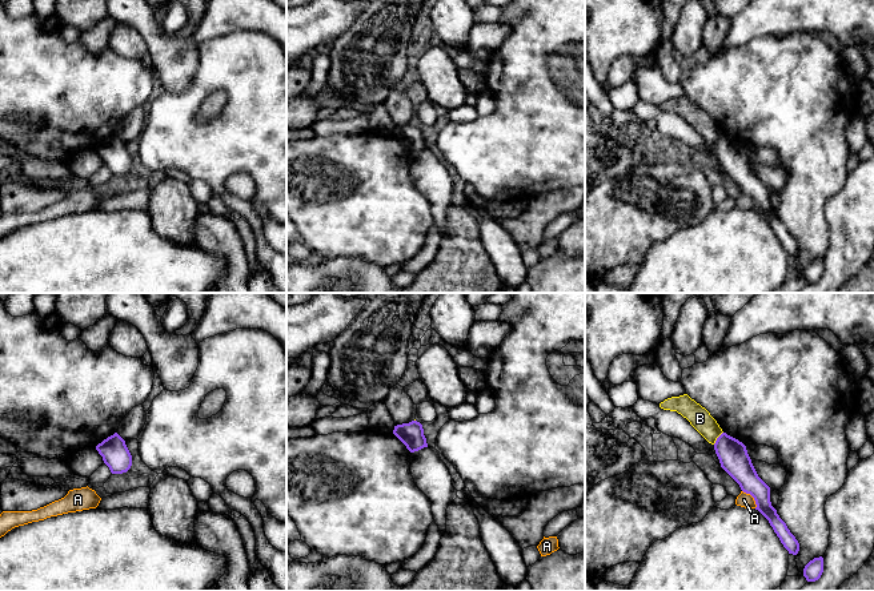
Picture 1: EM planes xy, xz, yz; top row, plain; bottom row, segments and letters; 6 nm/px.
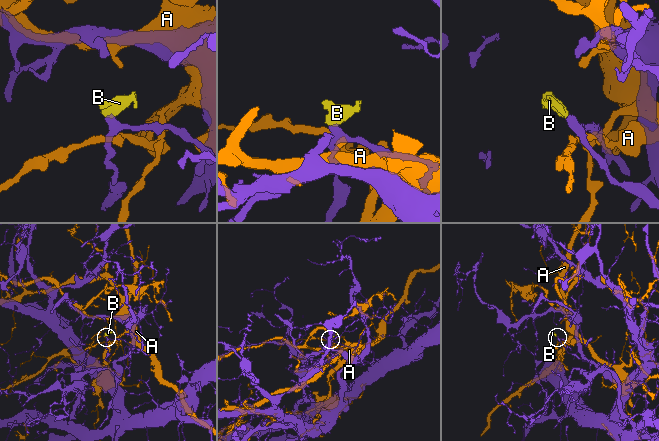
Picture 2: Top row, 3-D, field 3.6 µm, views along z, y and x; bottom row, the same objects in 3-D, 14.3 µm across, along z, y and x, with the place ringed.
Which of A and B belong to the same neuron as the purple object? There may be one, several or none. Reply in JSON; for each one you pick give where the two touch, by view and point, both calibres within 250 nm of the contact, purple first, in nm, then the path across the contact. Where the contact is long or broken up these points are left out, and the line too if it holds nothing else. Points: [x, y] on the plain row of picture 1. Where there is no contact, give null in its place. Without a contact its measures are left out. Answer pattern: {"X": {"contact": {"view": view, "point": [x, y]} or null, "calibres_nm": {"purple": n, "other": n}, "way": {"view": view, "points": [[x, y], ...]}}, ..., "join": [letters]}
{"join": []}

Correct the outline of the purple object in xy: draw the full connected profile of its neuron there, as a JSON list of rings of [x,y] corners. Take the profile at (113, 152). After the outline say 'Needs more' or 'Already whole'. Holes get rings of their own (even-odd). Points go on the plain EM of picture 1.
[[[117,134],[99,145],[96,152],[112,176],[127,174],[132,168],[132,157],[125,142]]]. Already whole

